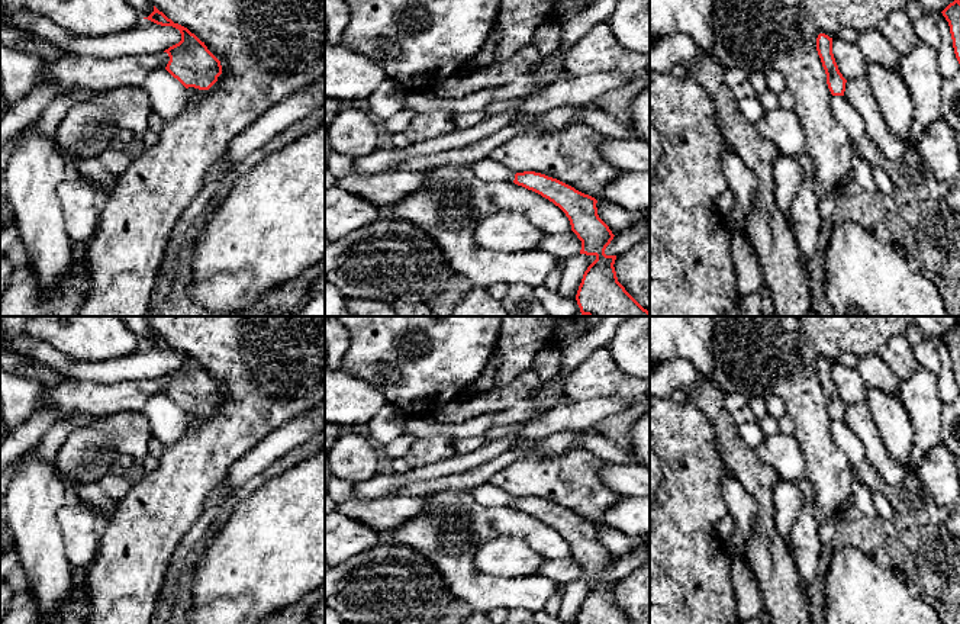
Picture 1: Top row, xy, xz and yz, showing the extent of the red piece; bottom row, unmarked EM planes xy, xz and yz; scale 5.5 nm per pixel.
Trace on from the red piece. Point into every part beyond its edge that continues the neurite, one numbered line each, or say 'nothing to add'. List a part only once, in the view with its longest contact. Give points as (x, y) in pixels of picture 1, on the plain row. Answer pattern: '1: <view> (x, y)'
nothing to add

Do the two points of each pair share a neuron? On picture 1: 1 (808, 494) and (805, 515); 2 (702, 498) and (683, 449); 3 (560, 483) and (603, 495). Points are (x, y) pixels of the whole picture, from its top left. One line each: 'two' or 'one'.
1: one
2: one
3: one

